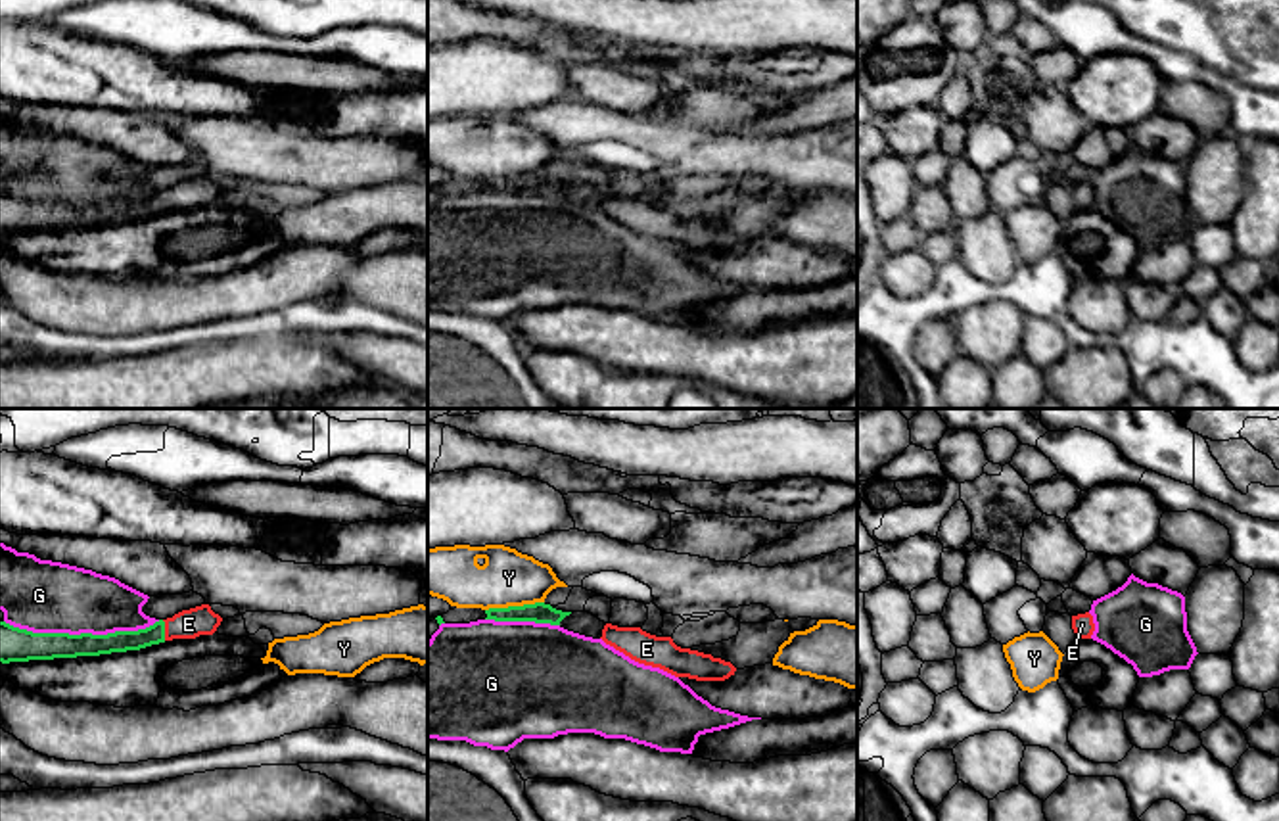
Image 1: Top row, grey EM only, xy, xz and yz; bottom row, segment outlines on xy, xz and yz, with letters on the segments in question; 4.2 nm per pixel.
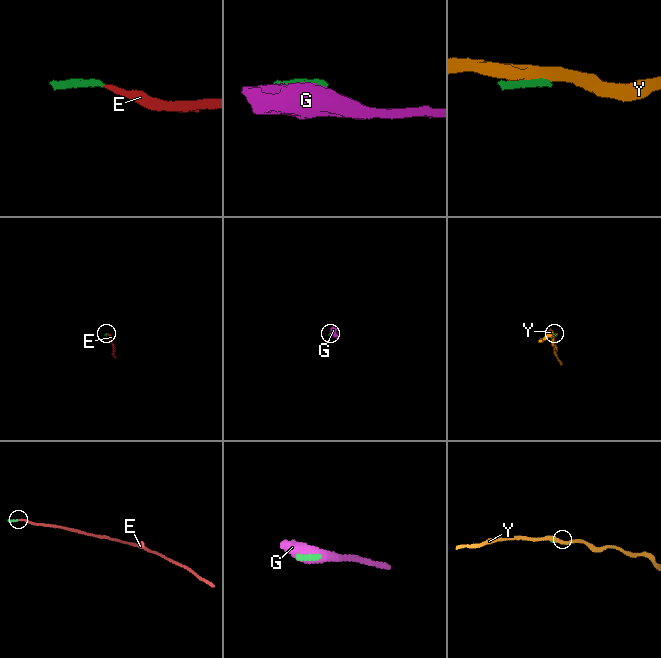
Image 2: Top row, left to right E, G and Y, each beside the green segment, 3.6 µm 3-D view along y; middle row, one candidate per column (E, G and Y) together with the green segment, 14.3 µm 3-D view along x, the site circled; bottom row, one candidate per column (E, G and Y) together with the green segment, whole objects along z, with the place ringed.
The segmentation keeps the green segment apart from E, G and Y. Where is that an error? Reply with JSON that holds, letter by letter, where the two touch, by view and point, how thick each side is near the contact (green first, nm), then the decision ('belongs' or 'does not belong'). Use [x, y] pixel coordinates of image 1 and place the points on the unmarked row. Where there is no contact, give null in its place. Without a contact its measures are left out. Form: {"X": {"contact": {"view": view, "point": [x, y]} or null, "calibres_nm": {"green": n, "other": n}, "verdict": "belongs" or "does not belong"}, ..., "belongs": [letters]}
{"E": {"contact": {"view": "xy", "point": [163, 200]}, "calibres_nm": {"green": 90, "other": 130}, "verdict": "belongs"}, "G": {"contact": {"view": "xy", "point": [81, 204]}, "calibres_nm": {"green": 130, "other": 300}, "verdict": "does not belong"}, "Y": {"contact": {"view": "xz", "point": [514, 177]}, "calibres_nm": {"green": 90, "other": 240}, "verdict": "does not belong"}, "belongs": ["E"]}

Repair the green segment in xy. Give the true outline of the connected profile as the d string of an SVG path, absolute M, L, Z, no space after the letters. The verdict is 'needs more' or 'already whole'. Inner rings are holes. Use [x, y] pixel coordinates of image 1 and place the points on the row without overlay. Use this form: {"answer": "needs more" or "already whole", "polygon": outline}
{"answer": "needs more", "polygon": "M201 175L138 201L107 205L33 203L0 192L0 232L29 232L140 221L173 209L213 205L222 188Z"}

